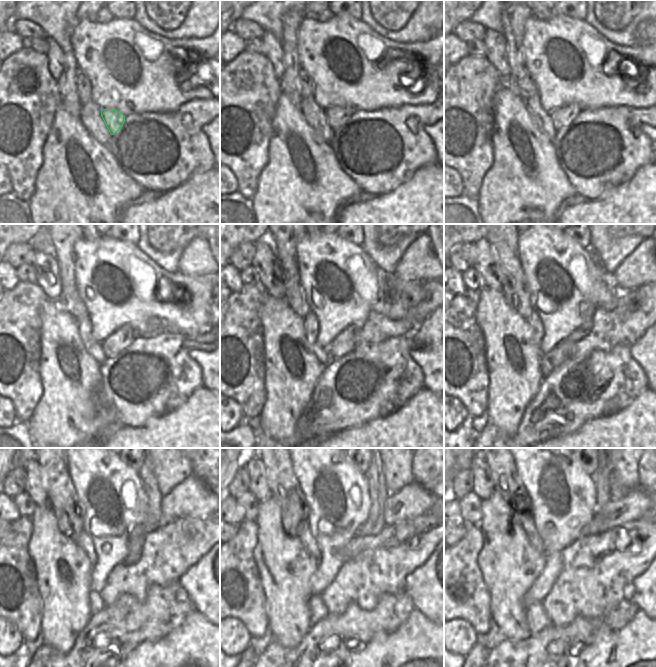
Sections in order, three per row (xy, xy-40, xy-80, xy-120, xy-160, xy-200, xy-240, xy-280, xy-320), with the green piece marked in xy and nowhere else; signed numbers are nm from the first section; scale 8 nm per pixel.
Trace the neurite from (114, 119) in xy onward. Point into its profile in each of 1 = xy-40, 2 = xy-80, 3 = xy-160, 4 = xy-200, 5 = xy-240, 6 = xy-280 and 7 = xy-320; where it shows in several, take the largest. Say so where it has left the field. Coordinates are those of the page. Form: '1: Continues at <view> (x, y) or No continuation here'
1: Continues at xy-40 (337, 117)
2: Continues at xy-80 (562, 117)
3: Continues at xy-160 (344, 343)
4: Continues at xy-200 (566, 346)
5: Continues at xy-240 (135, 543)
6: Continues at xy-280 (374, 524)
7: Continues at xy-320 (601, 477).

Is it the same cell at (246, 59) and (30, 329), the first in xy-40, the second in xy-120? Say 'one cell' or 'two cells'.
one cell

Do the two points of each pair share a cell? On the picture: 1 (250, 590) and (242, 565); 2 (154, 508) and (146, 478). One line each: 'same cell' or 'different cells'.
1: same cell
2: same cell

